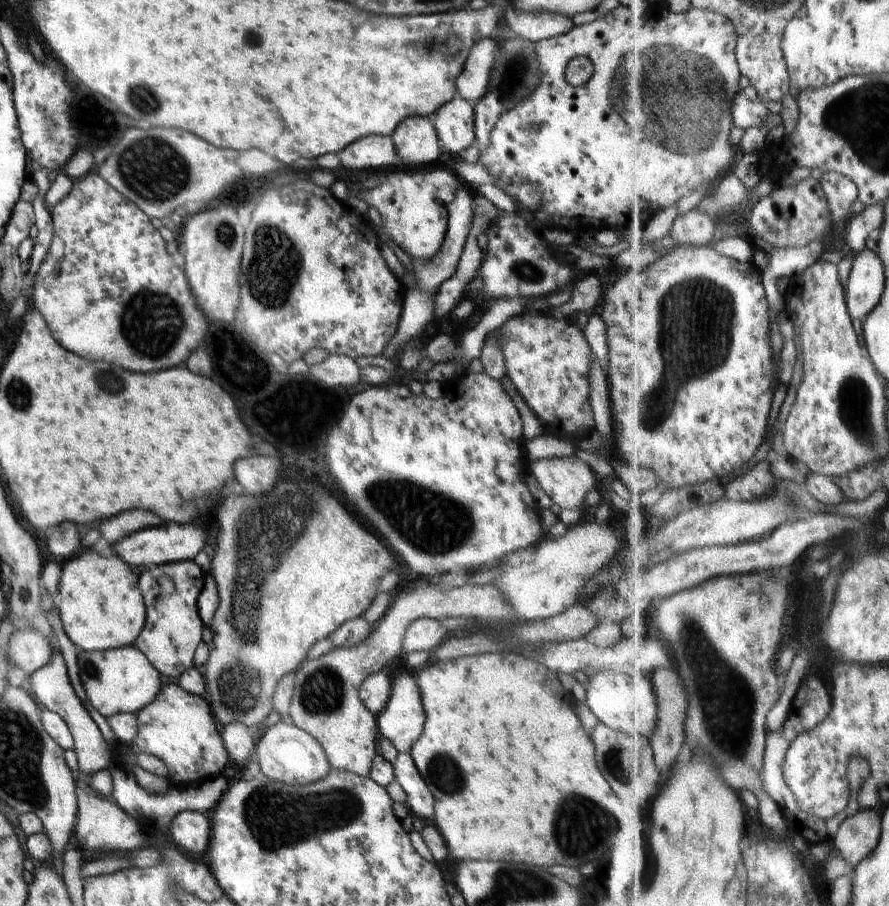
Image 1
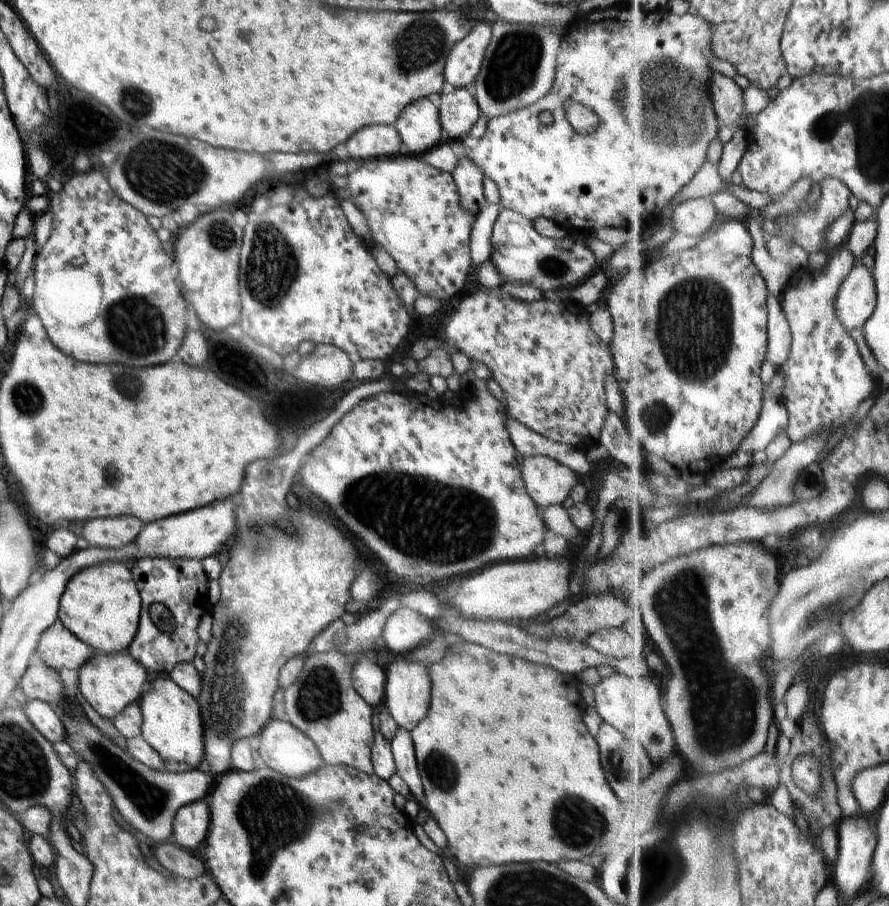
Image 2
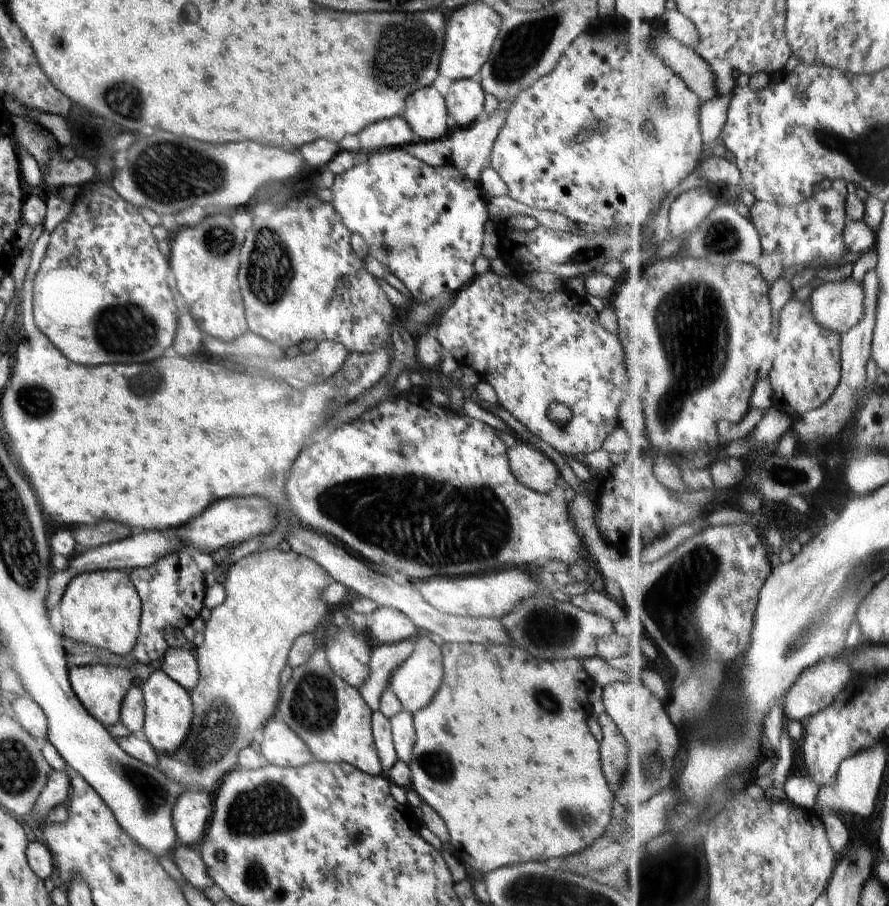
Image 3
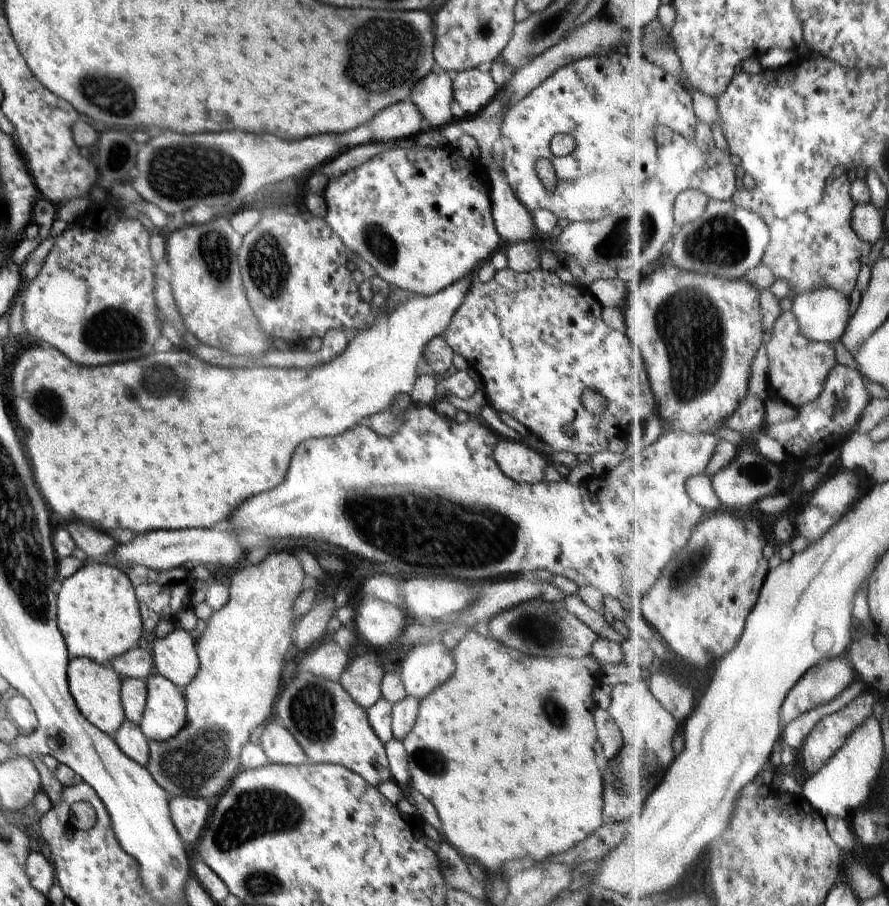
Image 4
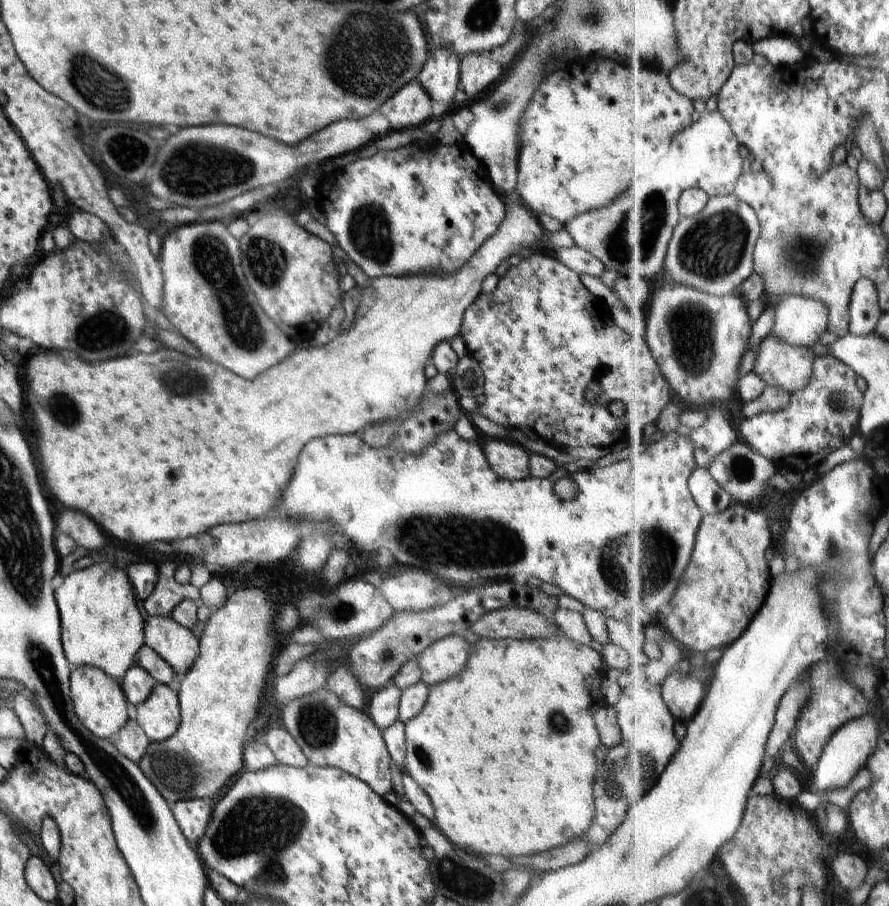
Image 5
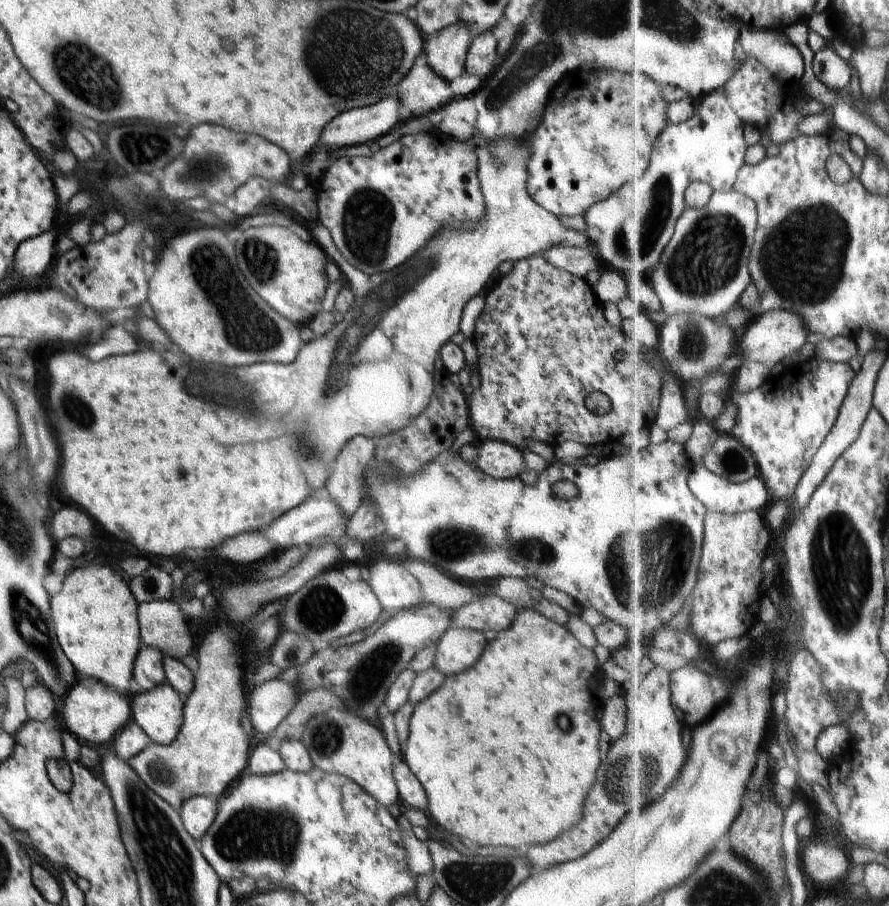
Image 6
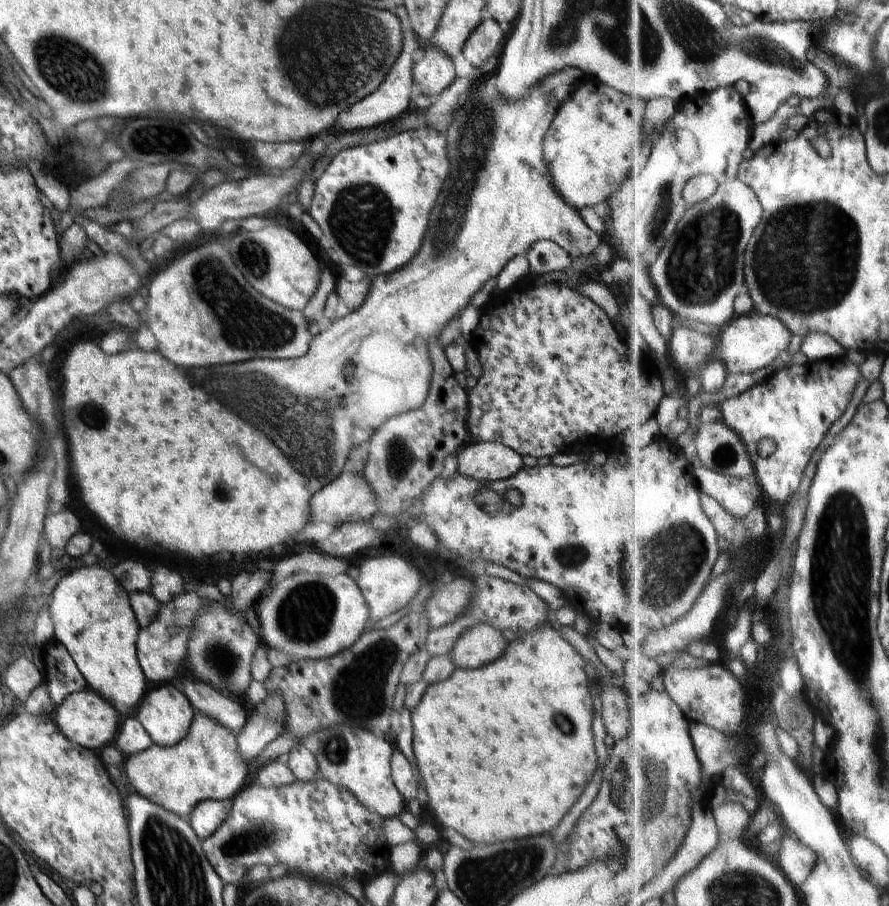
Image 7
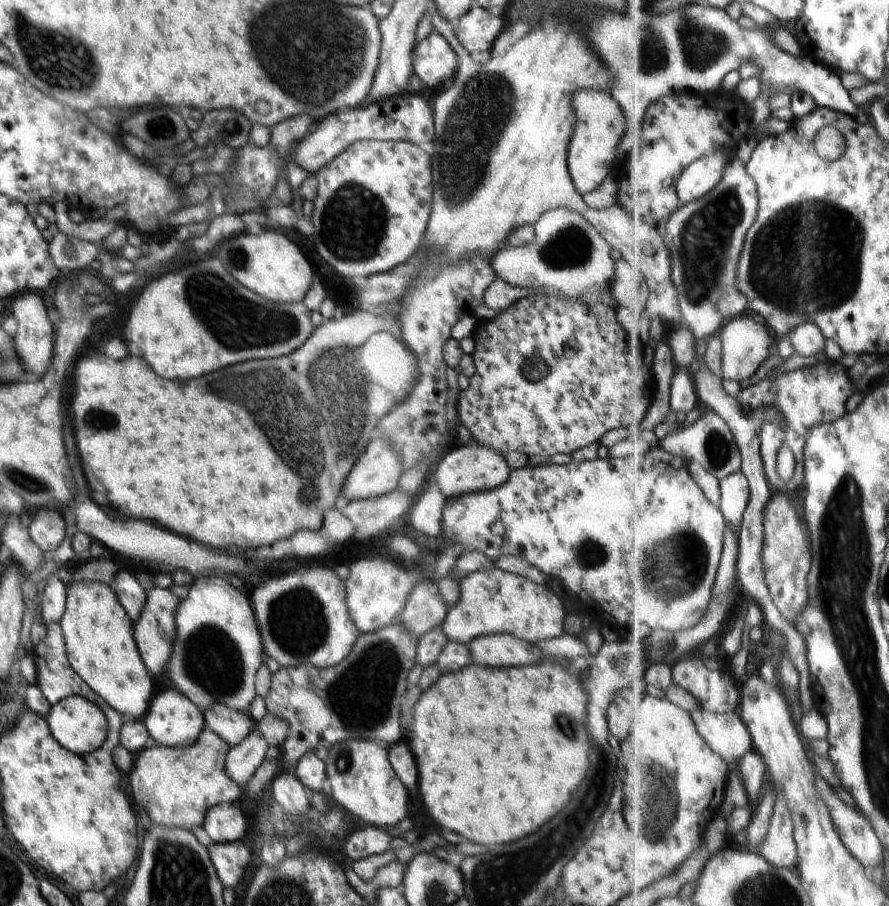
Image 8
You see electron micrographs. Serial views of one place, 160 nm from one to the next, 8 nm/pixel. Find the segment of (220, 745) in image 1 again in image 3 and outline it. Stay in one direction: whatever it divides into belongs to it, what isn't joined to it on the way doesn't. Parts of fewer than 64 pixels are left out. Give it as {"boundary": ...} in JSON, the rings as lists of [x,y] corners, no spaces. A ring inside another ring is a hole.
{"boundary":[[[154,671],[139,682],[145,702],[144,728],[141,735],[161,755],[172,756],[187,739],[192,724],[193,700],[190,693],[164,671]]]}

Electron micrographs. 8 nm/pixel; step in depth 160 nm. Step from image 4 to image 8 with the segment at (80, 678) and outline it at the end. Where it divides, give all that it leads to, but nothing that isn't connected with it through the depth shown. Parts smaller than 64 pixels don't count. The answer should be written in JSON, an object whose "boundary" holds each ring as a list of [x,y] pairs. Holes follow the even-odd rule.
{"boundary":[[[70,695],[60,702],[51,705],[50,712],[45,717],[52,736],[74,756],[82,756],[100,748],[107,739],[109,724],[104,713],[86,697]]]}

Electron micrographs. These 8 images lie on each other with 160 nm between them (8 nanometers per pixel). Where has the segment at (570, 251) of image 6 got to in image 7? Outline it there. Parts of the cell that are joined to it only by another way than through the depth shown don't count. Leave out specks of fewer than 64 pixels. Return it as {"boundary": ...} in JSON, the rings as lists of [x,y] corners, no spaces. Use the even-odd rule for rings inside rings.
{"boundary":[[[536,241],[531,249],[532,274],[550,274],[550,272],[562,272],[568,270],[573,259],[554,241]]]}

